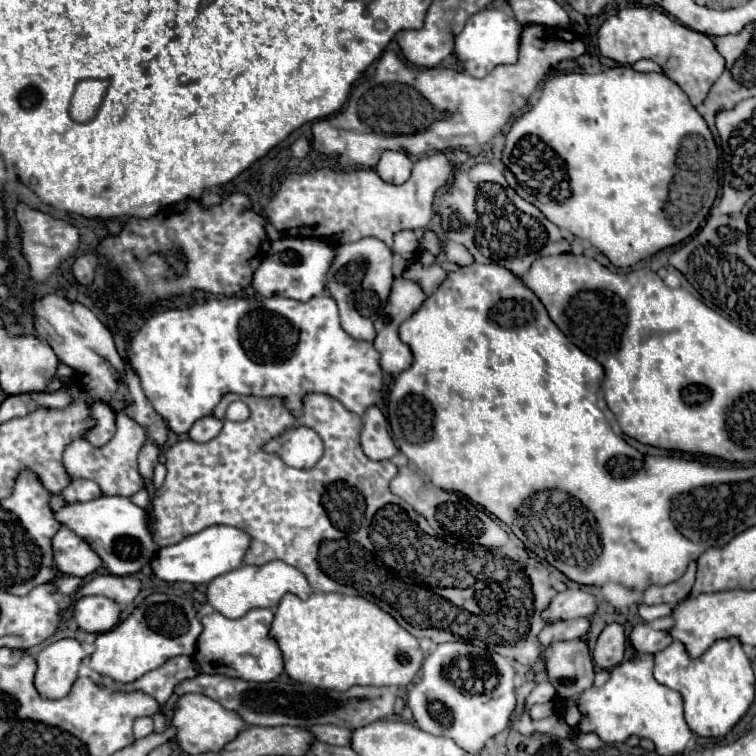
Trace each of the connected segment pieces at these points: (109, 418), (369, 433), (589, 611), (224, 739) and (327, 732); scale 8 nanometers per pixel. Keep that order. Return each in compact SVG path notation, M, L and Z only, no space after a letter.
M93 401L91 415L95 419L95 425L87 431L87 441L93 447L103 447L111 441L111 437L115 433L115 411L107 403Z
M377 405L369 407L363 415L361 447L363 447L363 453L373 461L391 459L397 453L393 439L387 431L387 421Z
M567 589L551 599L551 603L541 611L541 617L547 623L557 623L563 619L591 617L595 609L597 609L597 601L593 595L581 589Z
M185 693L179 697L179 701L173 707L173 717L169 721L171 727L177 729L173 741L175 745L181 747L187 755L199 755L199 753L211 753L211 751L221 751L225 743L229 743L241 729L245 729L245 721L237 717L237 713L229 713L227 709L221 709L217 701L199 695L199 693Z
M313 725L307 729L317 741L329 743L329 745L349 745L351 741L351 731L341 729L337 725Z

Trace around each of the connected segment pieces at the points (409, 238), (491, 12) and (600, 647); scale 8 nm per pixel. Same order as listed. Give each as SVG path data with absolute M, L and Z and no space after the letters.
M401 229L401 231L395 233L395 237L393 237L393 247L391 247L391 249L393 249L395 253L403 255L405 259L411 259L411 257L415 257L417 251L419 251L419 239L417 239L417 235L415 235L413 231Z
M489 6L467 19L465 29L455 37L455 55L459 57L463 69L469 75L485 77L497 65L505 65L505 63L515 63L517 61L521 29L523 27L517 25L509 6L499 8Z
M613 623L603 629L603 633L597 639L595 651L593 651L593 661L599 669L611 671L619 663L623 663L625 657L625 633L623 627Z

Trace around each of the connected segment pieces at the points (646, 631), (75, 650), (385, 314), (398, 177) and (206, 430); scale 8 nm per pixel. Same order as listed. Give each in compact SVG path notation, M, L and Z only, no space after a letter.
M645 623L633 627L629 641L637 653L649 653L649 655L659 653L673 643L673 639L667 635L667 631L653 631Z
M59 639L37 655L35 689L45 699L65 697L79 673L85 651L75 639Z
M395 277L393 279L393 287L391 287L391 295L389 295L389 301L385 305L385 309L381 311L379 319L375 321L375 331L377 331L377 339L375 339L375 349L379 351L381 355L381 367L383 371L387 373L401 373L403 369L407 369L411 363L413 363L413 353L409 349L409 345L405 345L399 335L397 335L397 329L399 325L409 319L425 301L425 293L421 289L421 285L413 279L405 279L405 277Z
M385 151L375 167L379 177L393 185L405 183L411 175L411 169L413 169L413 161L403 151Z
M203 417L199 419L191 431L189 431L189 437L197 443L207 443L211 441L213 437L217 437L217 433L221 431L221 421L215 419L215 417Z

